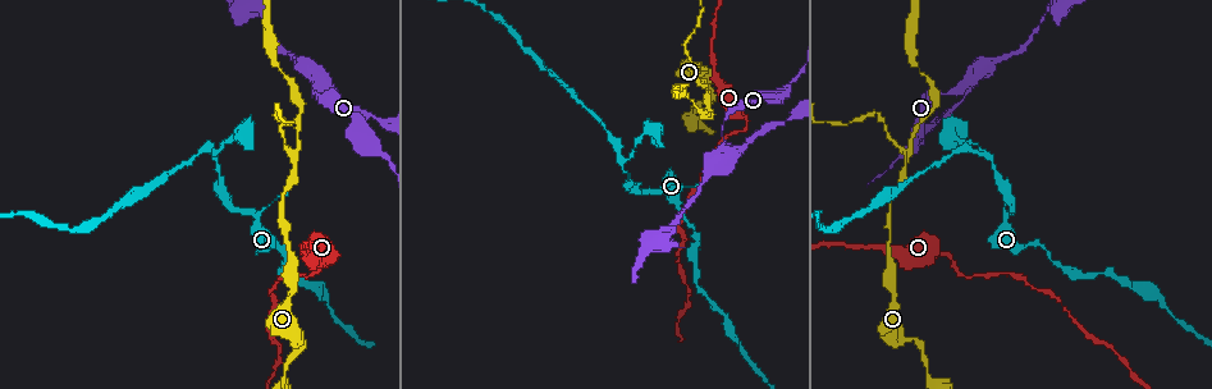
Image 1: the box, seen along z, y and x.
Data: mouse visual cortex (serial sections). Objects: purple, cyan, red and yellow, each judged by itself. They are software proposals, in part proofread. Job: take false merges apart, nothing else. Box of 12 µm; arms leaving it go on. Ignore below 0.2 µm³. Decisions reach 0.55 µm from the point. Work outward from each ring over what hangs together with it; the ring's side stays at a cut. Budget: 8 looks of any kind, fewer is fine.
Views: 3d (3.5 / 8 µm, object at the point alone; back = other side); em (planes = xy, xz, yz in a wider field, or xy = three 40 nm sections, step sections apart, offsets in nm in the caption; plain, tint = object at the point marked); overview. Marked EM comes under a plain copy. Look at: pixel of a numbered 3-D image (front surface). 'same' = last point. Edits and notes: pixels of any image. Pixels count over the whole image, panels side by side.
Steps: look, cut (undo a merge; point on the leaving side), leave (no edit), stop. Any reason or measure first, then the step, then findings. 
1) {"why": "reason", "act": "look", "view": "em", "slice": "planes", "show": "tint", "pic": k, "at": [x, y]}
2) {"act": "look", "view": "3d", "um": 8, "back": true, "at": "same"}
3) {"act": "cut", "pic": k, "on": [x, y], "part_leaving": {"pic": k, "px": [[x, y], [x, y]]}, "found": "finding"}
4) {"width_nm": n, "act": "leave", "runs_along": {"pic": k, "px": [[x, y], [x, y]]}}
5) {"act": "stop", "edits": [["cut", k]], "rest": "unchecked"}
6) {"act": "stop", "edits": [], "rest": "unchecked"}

{"act": "look", "view": "3d", "um": 3.5, "pic": 1, "at": [212, 153]}

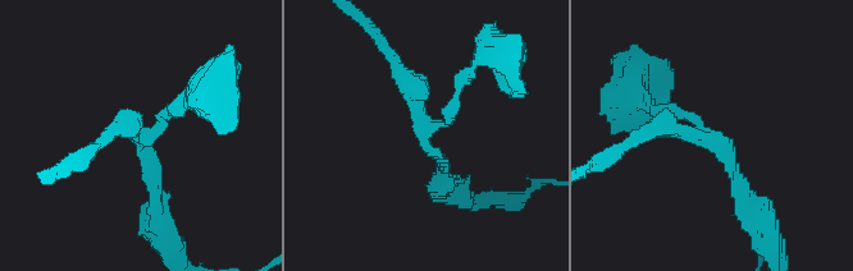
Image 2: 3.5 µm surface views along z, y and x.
{"arm_widths_nm": [150, 200, 250], "act": "leave", "runs_along": {"pic": 2, "px": [[742, 202], [723, 139], [680, 128], [634, 139]]}, "found": "continuous, no second cell"}

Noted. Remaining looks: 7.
{"why": "side arm on a straight run", "act": "look", "view": "3d", "um": 8, "pic": 1, "at": [294, 161]}

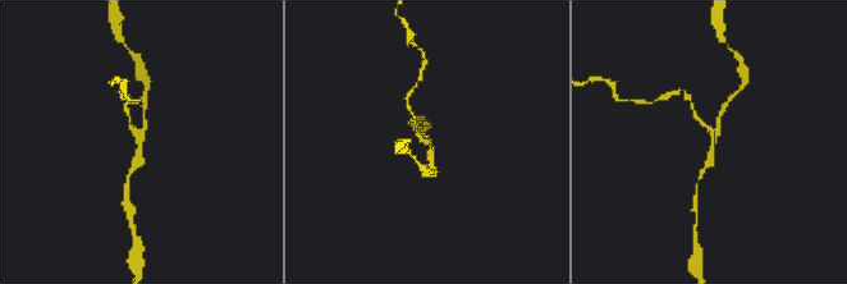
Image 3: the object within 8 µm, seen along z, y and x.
{"act": "look", "view": "3d", "um": 3.5, "pic": 3, "at": [142, 142]}

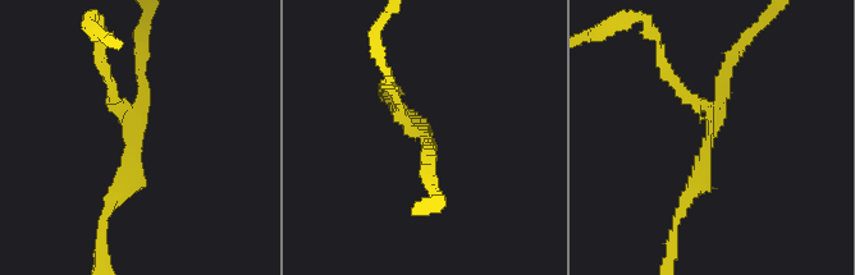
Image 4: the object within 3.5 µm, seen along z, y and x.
{"arms": 3, "arm_widths_nm": [150, 200, 200], "why": "now the EM", "act": "look", "view": "em", "slice": "xy", "step": 1, "show": "tint", "pic": 4, "at": [138, 132]}

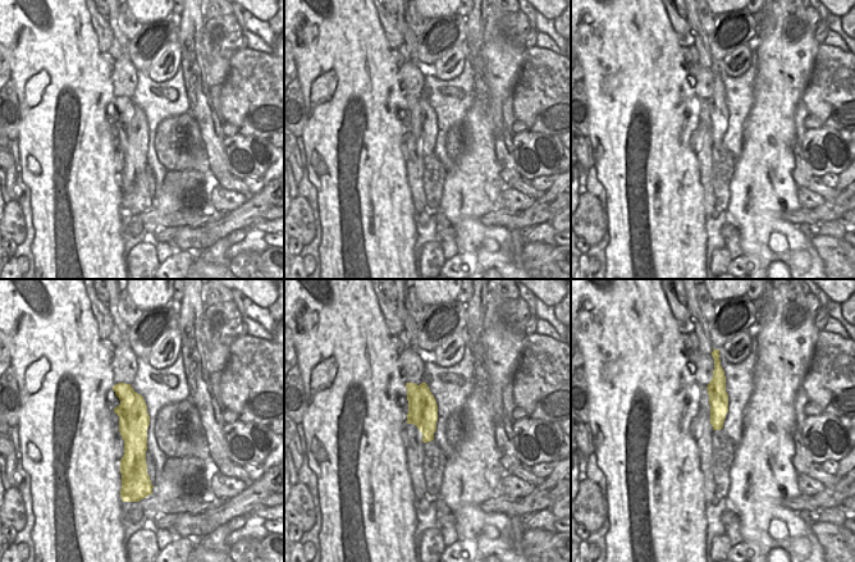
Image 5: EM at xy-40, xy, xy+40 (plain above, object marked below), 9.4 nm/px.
{"act": "leave", "runs_along": {"pic": 4, "px": [[684, 206], [739, 49]]}, "found": "all the same cell"}

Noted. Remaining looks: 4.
{"why": "thin arm on a thick one", "act": "look", "view": "3d", "um": 8, "pic": 1, "at": [317, 86]}

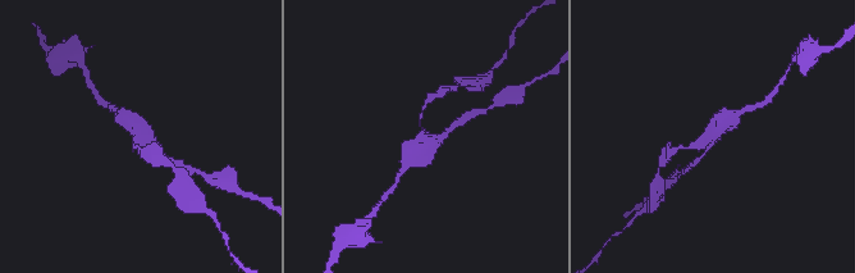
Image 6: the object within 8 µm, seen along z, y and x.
{"act": "look", "view": "3d", "um": 3.5, "pic": 6, "at": [711, 140]}

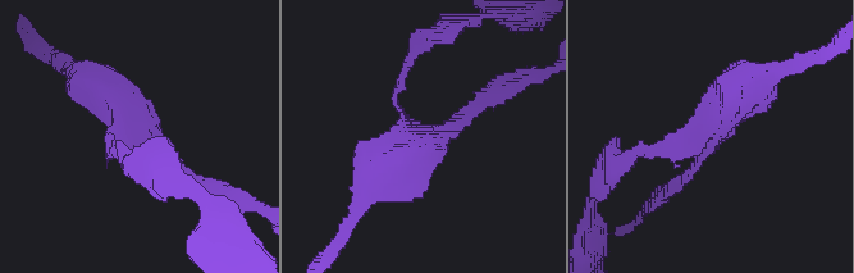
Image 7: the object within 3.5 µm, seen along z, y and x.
{"arm_widths_nm": [150, 200, 450], "act": "leave", "runs_along": {"pic": 7, "px": [[635, 154], [695, 146], [763, 80]]}, "found": "one cell here"}

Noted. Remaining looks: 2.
{"act": "stop", "edits": [], "rest": "unchecked"}

